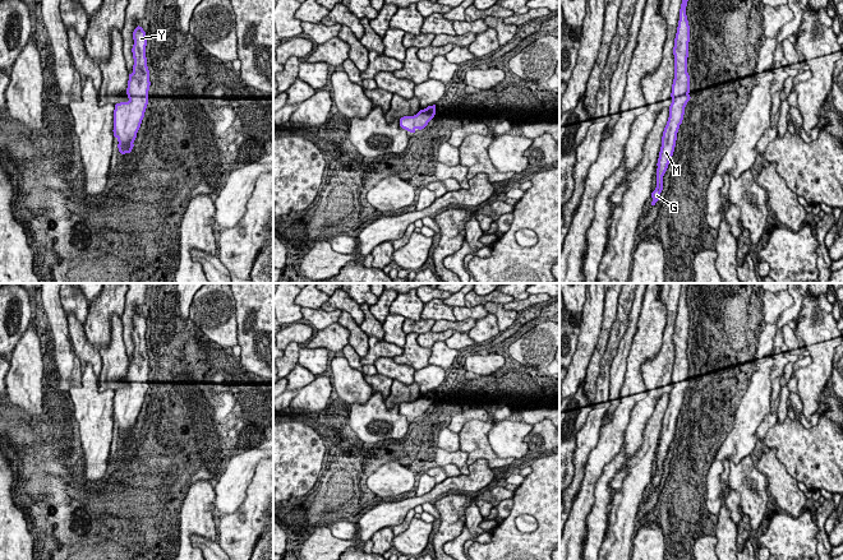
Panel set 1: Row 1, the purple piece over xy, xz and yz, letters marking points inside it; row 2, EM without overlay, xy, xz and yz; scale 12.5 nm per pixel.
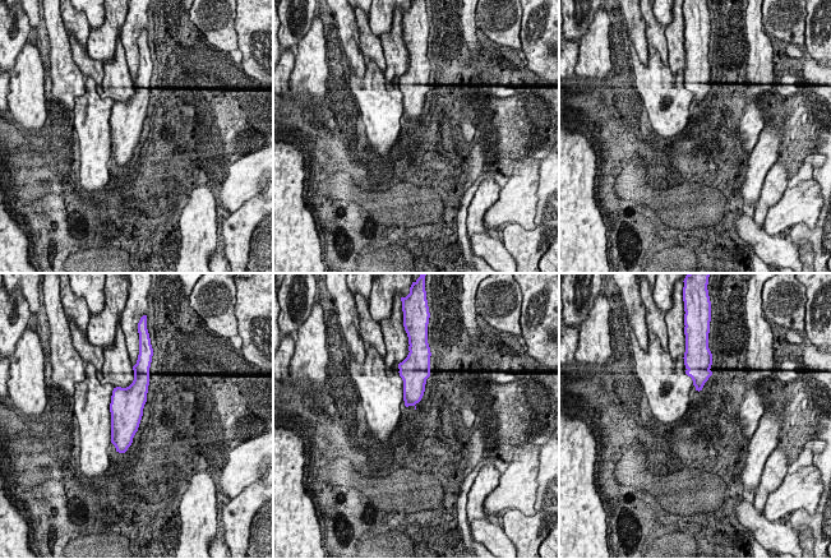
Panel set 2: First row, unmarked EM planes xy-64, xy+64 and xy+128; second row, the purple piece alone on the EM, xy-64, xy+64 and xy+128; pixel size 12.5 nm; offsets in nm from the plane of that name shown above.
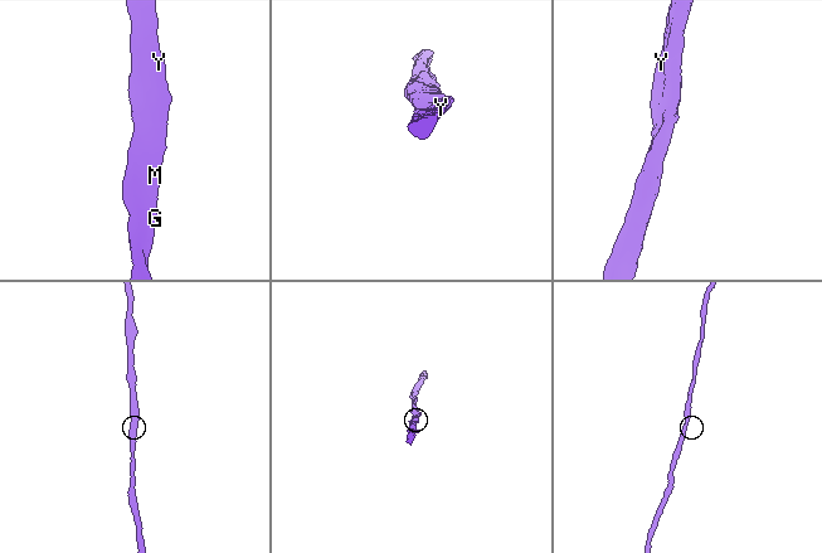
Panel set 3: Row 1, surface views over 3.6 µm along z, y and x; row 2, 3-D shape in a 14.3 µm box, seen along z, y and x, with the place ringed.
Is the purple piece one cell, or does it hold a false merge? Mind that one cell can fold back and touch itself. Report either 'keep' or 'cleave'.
keep

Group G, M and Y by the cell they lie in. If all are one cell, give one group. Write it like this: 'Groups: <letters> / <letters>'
Groups: G M Y

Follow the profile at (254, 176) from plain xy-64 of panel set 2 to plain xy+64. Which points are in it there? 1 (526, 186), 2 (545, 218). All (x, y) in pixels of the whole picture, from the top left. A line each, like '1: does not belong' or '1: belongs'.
1: belongs
2: does not belong

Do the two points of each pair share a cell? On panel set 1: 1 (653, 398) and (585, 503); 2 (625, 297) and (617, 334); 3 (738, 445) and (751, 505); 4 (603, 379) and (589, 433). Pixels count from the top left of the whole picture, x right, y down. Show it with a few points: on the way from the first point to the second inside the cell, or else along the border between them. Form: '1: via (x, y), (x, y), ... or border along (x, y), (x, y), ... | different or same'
1: border along (631, 411), (622, 440) | different
2: via (625, 306), (620, 325) | same
3: border along (747, 454), (736, 463), (731, 462) | different
4: via (602, 392), (599, 410), (594, 420) | same

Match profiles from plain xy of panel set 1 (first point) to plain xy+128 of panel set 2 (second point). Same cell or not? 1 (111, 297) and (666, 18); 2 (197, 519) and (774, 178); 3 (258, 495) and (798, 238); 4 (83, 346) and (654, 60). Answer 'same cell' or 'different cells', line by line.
1: same cell
2: same cell
3: same cell
4: different cells

